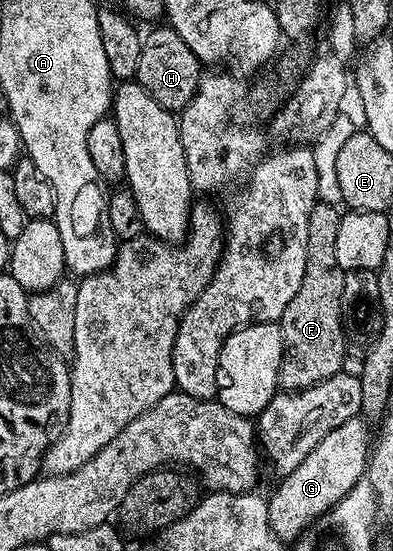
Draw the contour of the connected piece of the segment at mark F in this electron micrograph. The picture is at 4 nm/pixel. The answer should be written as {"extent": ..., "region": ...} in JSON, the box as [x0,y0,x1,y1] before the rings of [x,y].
{"extent":[280,200,346,392],"region":[[[324,200],[317,201],[310,214],[310,232],[306,236],[306,272],[302,276],[302,284],[298,292],[294,292],[294,300],[286,304],[286,312],[280,317],[280,331],[284,341],[284,363],[280,369],[280,390],[291,392],[305,390],[322,380],[332,378],[344,368],[346,339],[342,324],[342,284],[345,270],[338,264],[338,224],[341,211],[335,210]]]}

